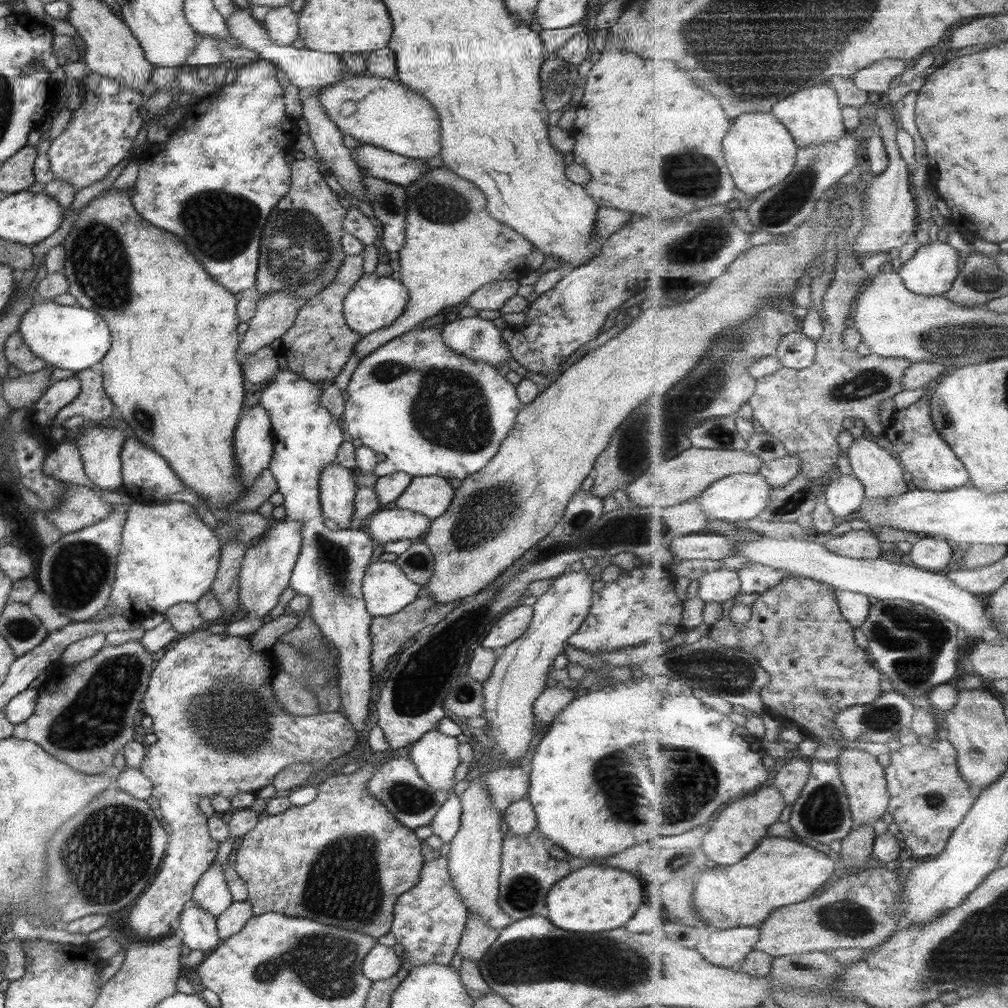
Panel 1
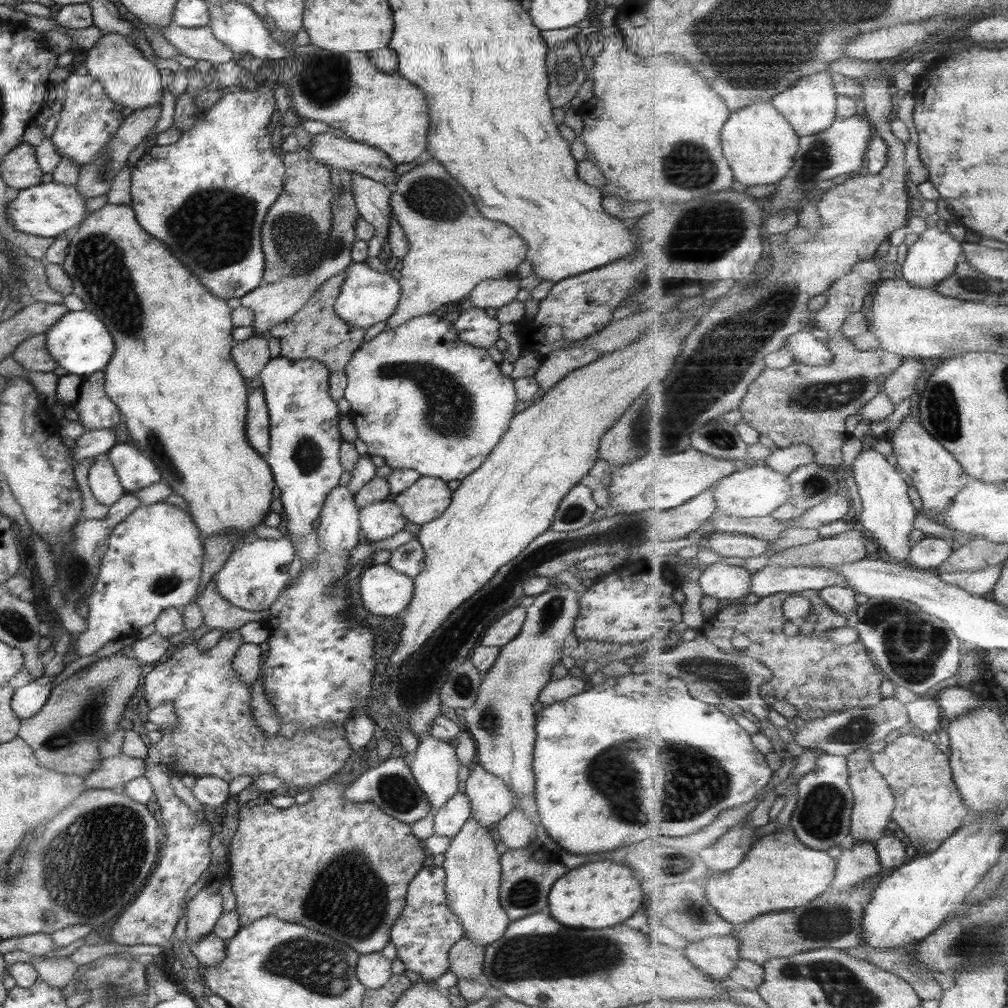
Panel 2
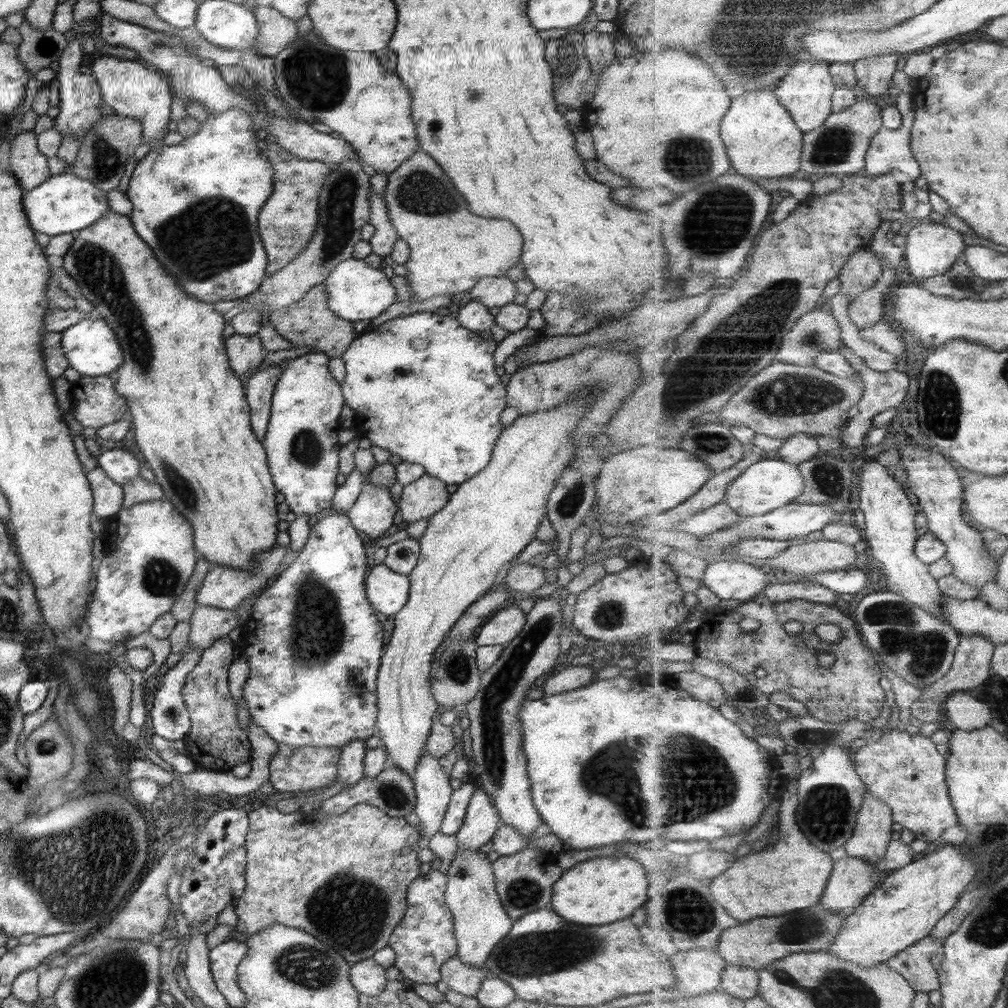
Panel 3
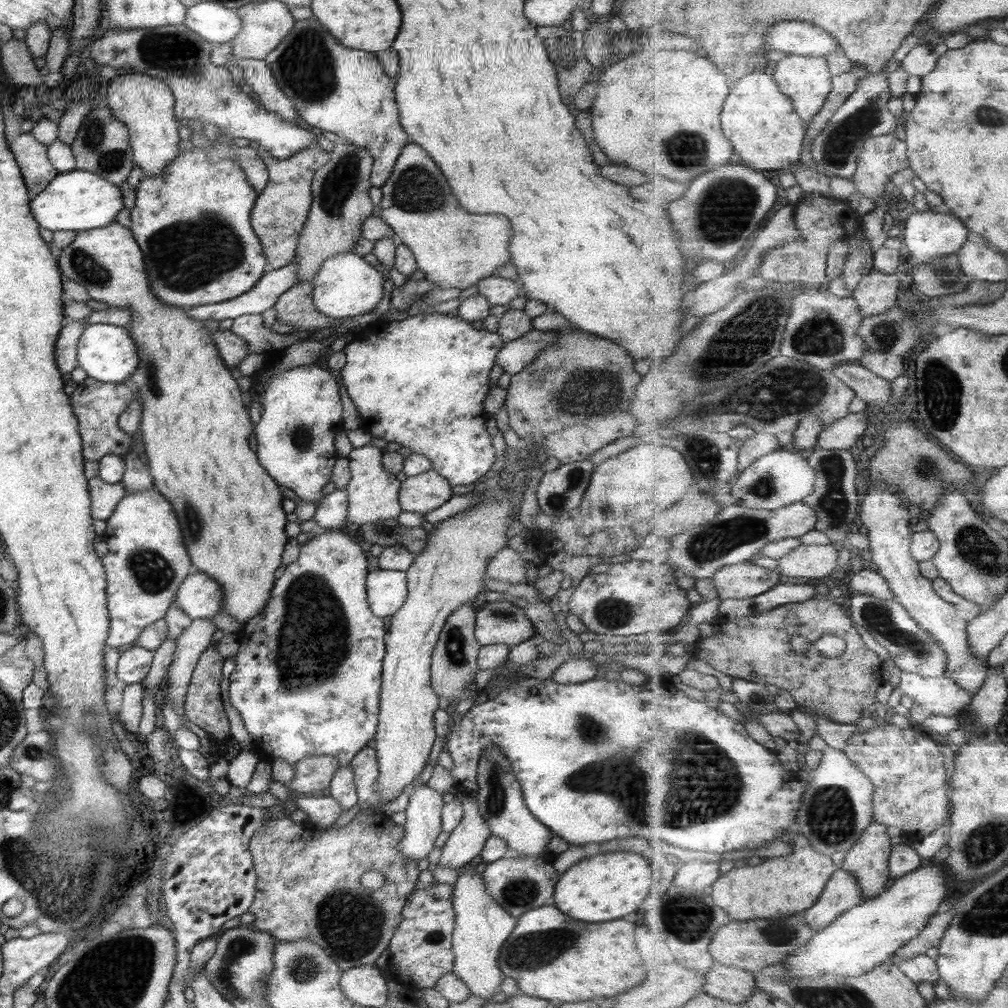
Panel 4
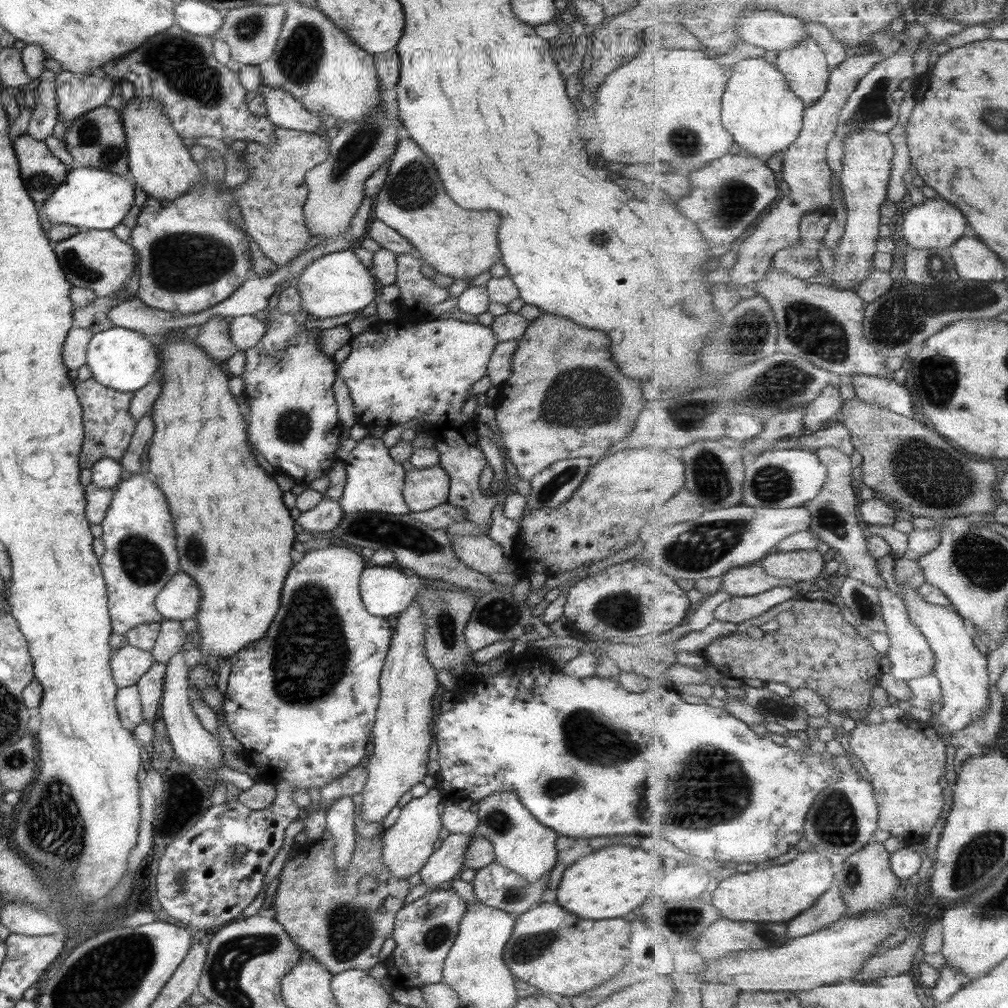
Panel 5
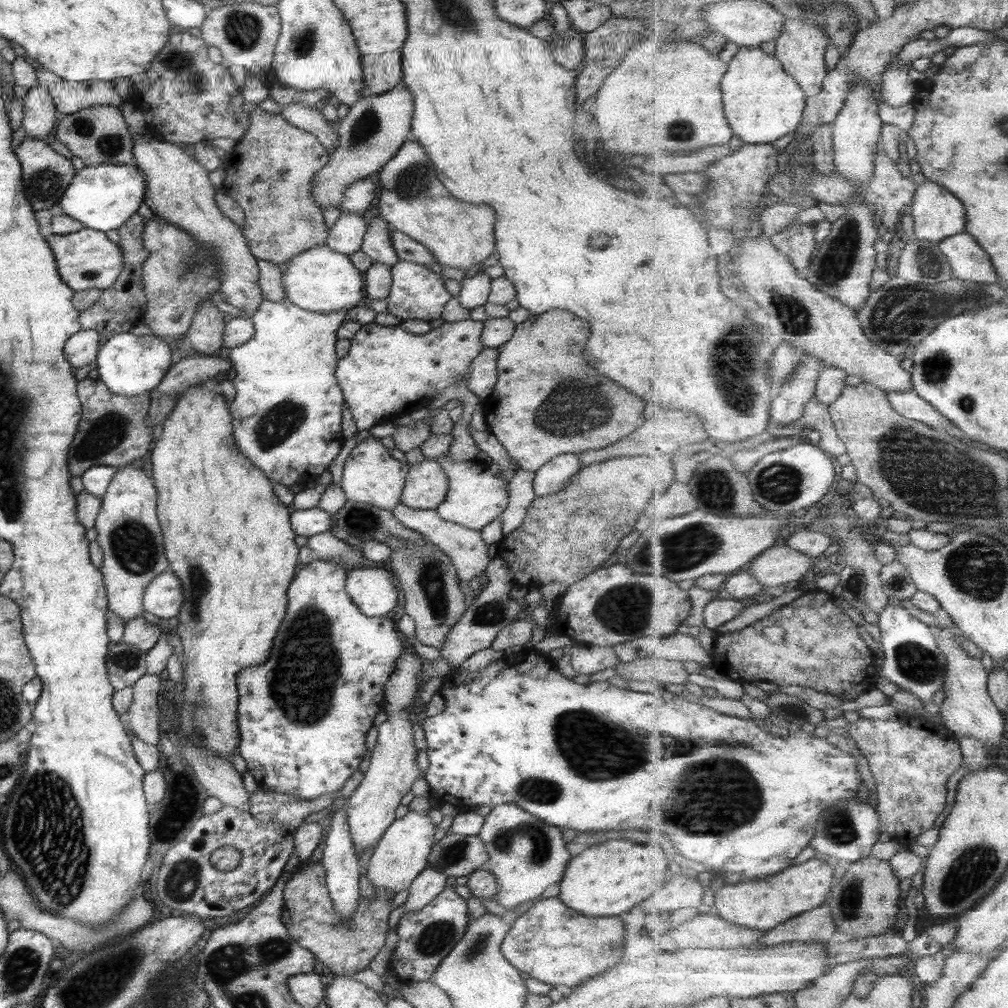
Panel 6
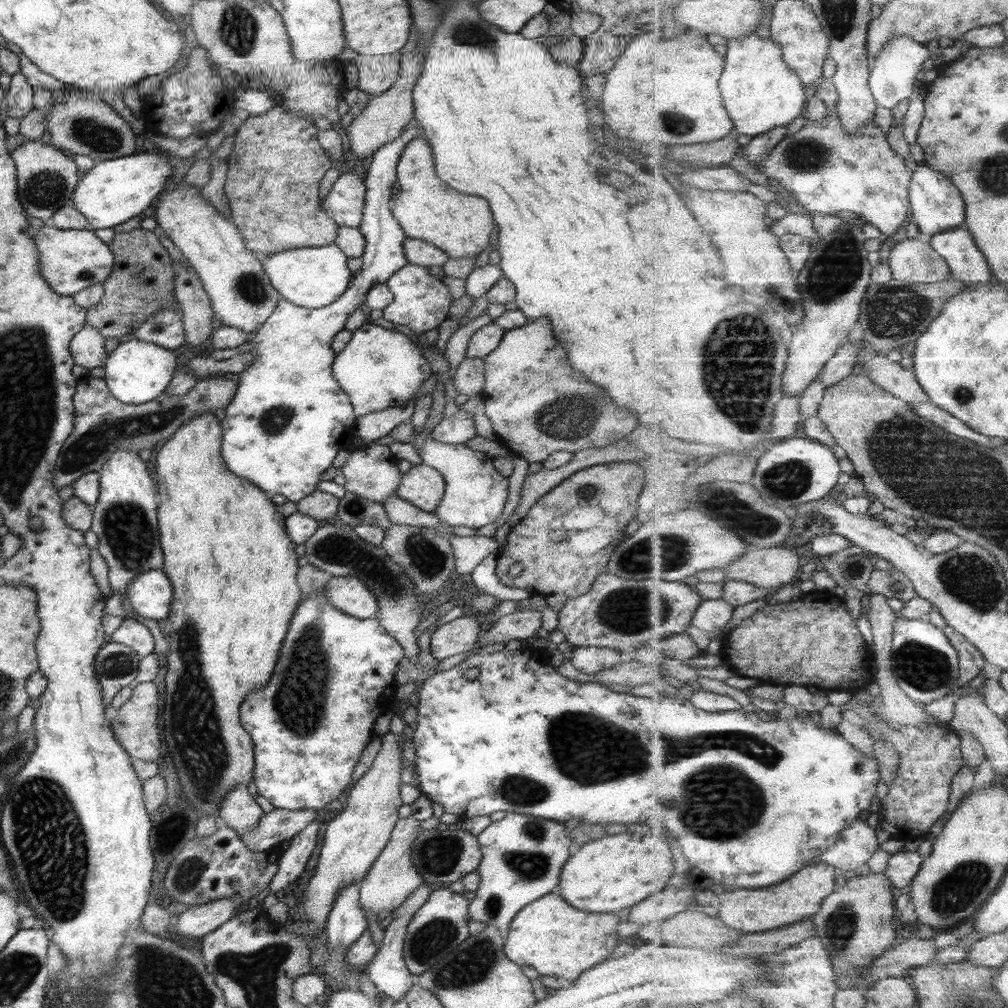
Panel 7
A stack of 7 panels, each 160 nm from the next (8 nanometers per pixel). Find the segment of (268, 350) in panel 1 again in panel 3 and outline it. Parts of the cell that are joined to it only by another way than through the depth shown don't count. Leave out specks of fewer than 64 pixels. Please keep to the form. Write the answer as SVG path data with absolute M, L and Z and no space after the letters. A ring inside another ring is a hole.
M233 333L224 339L230 369L238 376L247 370L257 369L267 350L261 345L257 334L243 336Z

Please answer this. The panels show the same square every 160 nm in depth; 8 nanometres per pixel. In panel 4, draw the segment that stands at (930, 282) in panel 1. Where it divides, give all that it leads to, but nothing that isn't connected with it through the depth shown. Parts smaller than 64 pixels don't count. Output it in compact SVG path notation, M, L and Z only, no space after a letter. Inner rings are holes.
M930 210L911 213L904 223L904 230L904 246L910 251L912 261L916 264L927 264L934 258L957 253L971 237L968 225L959 220L959 217Z

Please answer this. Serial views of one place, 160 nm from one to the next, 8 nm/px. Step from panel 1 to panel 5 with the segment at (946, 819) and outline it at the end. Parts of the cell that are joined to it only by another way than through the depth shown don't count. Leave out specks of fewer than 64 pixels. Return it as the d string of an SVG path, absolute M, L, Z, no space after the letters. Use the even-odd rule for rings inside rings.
M905 715L895 722L859 723L850 732L848 744L850 754L860 759L872 778L880 808L880 828L892 836L902 838L906 846L927 840L945 804L941 783L948 745L932 722L915 721L910 715Z

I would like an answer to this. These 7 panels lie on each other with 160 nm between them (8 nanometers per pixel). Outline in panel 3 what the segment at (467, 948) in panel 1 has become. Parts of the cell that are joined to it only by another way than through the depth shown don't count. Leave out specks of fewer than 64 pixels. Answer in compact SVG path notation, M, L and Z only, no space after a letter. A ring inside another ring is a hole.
M456 954L447 957L440 966L440 980L445 982L447 988L463 996L475 996L481 981L489 975L481 969L472 968L460 961Z

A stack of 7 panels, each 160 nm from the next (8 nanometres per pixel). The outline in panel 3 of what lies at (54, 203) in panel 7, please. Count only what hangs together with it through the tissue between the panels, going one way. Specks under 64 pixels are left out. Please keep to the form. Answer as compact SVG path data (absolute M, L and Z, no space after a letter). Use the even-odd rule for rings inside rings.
M33 132L19 133L13 138L9 171L23 192L50 178L47 159L37 150L36 136Z

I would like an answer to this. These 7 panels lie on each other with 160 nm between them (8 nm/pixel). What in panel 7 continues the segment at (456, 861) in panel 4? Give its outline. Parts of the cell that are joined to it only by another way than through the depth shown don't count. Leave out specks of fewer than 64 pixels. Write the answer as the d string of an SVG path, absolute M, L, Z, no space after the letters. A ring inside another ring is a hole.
M423 881L417 885L417 888L405 901L392 910L392 919L387 927L384 928L383 945L371 959L371 963L369 963L367 969L364 971L378 990L381 1000L386 1004L401 999L404 992L409 990L411 985L415 984L415 976L407 970L402 957L402 944L411 917L417 908L421 908L421 906L425 904L426 898L431 894L431 891L429 883Z

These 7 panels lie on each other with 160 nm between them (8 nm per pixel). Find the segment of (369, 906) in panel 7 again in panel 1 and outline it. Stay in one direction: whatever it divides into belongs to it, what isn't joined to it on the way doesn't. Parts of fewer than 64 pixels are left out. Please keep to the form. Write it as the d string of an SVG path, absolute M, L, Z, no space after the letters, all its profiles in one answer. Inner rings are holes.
M431 730L411 744L409 760L415 765L419 776L434 789L452 792L454 770L460 763L458 743L455 738Z

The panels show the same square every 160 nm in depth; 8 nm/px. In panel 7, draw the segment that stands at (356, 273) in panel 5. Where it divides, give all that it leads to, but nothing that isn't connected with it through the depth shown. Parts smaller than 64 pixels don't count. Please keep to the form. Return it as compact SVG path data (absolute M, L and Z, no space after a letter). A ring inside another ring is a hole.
M334 243L312 248L274 252L260 258L271 286L291 304L303 308L321 308L337 300L349 286L353 273L347 269L347 257Z

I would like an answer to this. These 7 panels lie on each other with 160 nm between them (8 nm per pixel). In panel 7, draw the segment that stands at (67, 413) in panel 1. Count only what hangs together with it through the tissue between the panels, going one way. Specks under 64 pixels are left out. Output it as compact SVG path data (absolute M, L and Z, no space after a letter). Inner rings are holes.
M86 374L82 379L78 379L75 394L72 396L74 425L54 466L54 487L59 490L63 486L71 485L82 474L98 472L113 452L150 449L157 442L169 439L172 432L192 416L205 411L214 412L216 408L225 408L234 396L236 385L237 380L207 378L197 381L184 395L168 396L161 393L149 402L132 405L113 398L101 378Z

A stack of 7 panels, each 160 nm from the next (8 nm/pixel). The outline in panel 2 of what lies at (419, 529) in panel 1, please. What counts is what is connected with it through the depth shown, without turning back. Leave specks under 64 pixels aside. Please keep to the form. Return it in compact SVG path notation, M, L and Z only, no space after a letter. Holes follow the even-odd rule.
M379 500L359 509L362 539L367 543L385 540L403 530L406 518L401 509L391 500Z

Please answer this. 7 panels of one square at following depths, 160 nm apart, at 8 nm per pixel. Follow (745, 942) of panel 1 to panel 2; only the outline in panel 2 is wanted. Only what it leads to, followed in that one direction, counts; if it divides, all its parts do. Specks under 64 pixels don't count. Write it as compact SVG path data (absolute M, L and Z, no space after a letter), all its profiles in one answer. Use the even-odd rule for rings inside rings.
M735 933L727 936L712 936L696 943L688 943L683 950L702 971L716 983L728 982L730 972L737 966L741 941Z

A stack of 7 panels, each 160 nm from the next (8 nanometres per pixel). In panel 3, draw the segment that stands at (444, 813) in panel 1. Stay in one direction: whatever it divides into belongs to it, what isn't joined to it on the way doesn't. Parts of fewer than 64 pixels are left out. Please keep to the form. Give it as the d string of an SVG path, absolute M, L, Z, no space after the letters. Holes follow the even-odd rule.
M464 781L459 788L451 793L449 804L446 806L446 811L438 830L441 834L451 836L461 828L473 791L474 786L468 781Z

